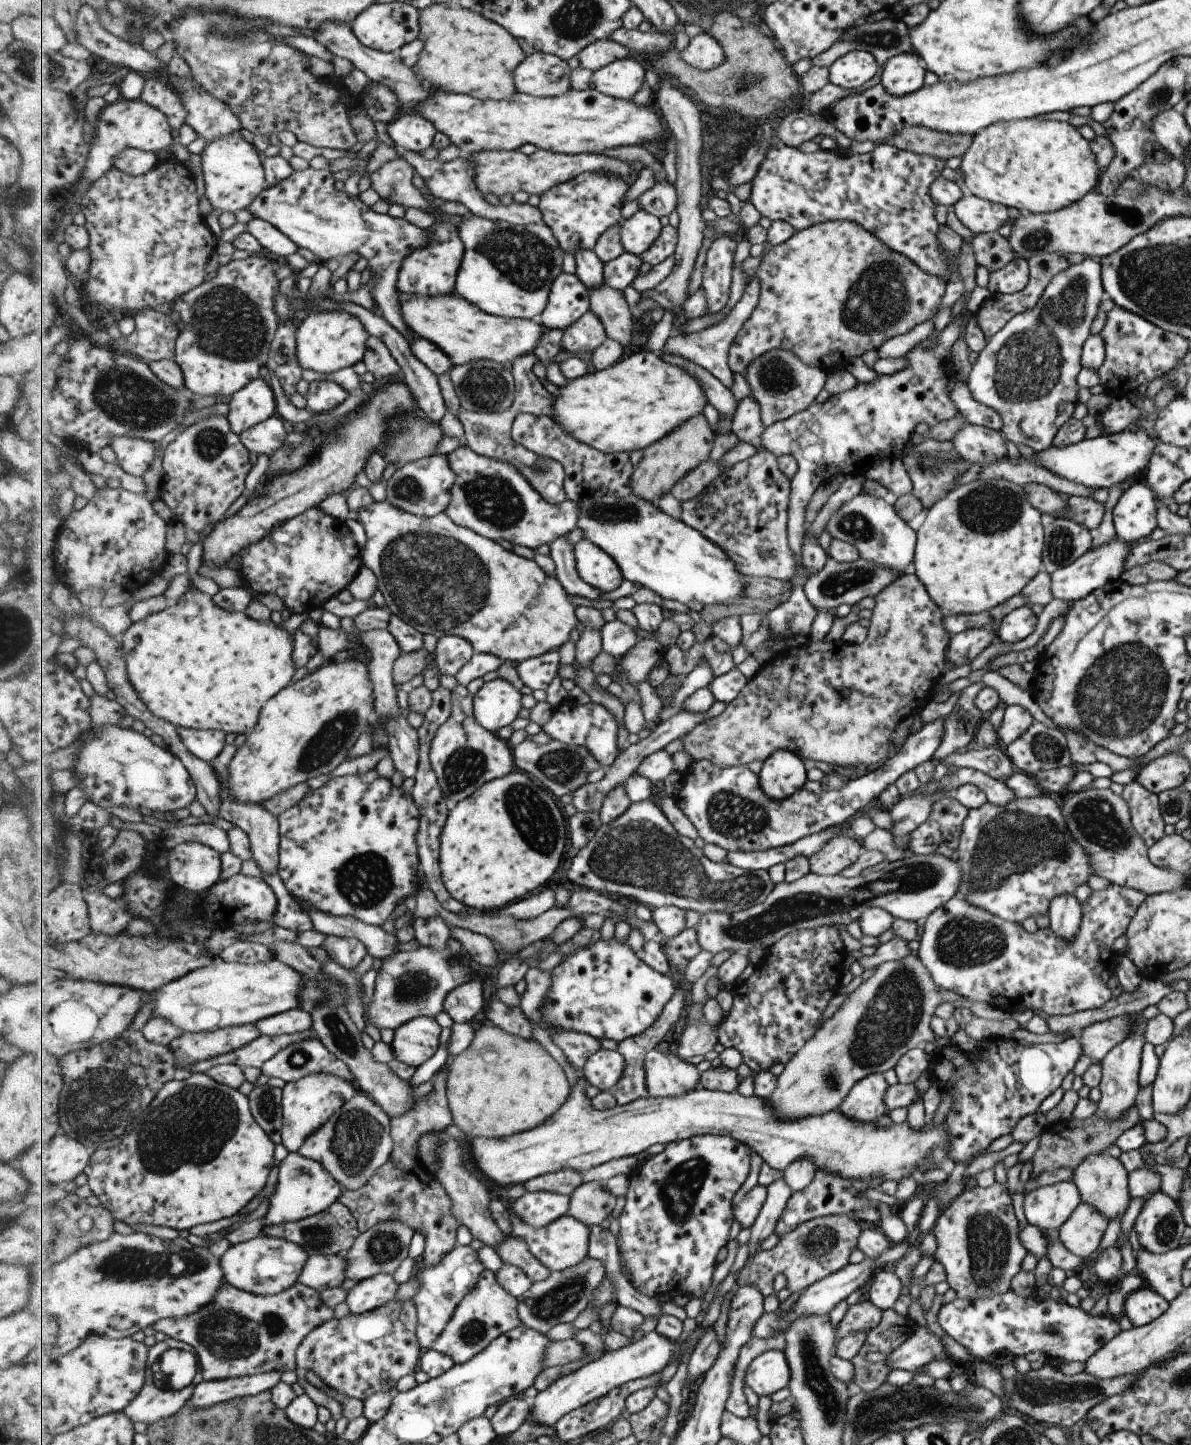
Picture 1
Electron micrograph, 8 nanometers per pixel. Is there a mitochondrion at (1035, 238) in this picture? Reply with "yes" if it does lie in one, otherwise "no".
yes

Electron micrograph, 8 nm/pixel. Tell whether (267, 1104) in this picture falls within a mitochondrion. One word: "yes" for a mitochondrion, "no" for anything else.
yes

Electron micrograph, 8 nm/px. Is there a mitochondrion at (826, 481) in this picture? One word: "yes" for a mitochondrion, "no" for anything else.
no

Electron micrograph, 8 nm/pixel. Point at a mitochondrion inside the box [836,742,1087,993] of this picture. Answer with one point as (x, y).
(1011, 840)

